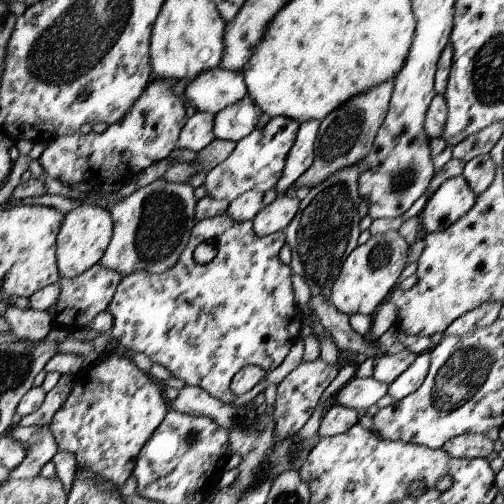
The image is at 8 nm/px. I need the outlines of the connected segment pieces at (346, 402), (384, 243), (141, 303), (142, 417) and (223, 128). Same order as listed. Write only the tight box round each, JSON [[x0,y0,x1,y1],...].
[[335,376,389,410],[330,230,409,317],[107,212,304,406],[50,349,168,488],[214,96,262,143]]

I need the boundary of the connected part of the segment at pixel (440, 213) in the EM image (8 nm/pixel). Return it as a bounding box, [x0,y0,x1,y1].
[419,175,477,234]

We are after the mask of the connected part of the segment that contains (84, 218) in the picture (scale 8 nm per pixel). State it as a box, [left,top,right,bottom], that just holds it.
[56,204,112,278]

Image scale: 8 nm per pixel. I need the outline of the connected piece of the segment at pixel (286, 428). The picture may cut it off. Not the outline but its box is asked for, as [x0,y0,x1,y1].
[272,359,338,440]

